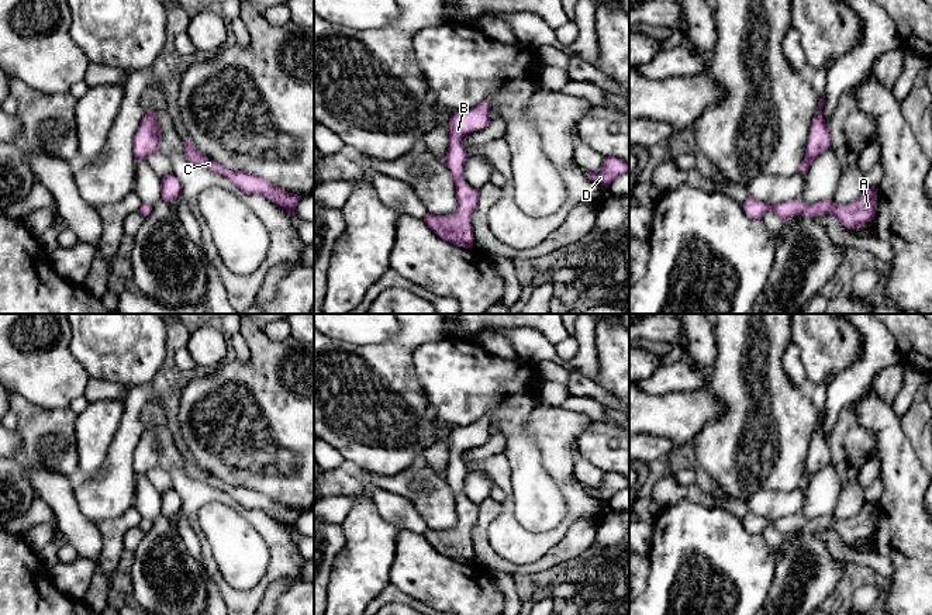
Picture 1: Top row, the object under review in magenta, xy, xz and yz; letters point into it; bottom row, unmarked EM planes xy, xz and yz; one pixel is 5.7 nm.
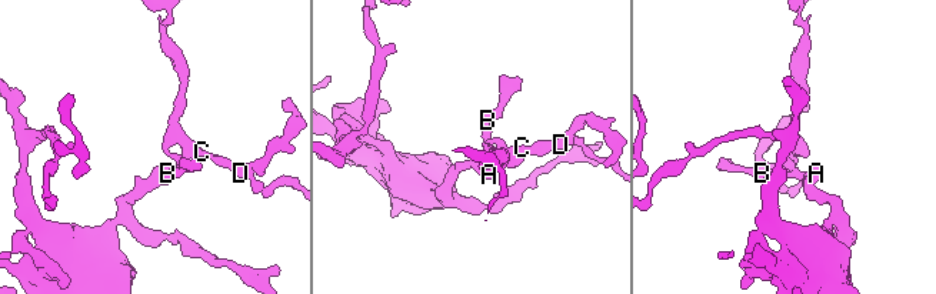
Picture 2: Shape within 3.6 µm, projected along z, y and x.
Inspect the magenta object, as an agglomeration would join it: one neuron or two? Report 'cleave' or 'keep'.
keep

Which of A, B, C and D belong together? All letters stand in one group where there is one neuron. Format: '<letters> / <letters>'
A B C D

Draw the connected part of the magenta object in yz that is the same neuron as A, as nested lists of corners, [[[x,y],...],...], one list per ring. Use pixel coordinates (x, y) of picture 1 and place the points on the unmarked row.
[[[866,502],[857,515],[843,521],[835,519],[831,514],[810,521],[800,515],[769,521],[750,512],[742,522],[750,535],[763,535],[767,526],[773,526],[784,536],[795,531],[815,532],[829,529],[835,531],[845,543],[856,545],[874,535],[877,526],[877,504]]]

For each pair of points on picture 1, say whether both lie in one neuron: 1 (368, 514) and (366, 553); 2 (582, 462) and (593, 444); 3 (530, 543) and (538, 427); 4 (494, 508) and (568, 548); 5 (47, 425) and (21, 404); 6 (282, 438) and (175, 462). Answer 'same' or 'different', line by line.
1: same
2: different
3: same
4: same
5: same
6: different

